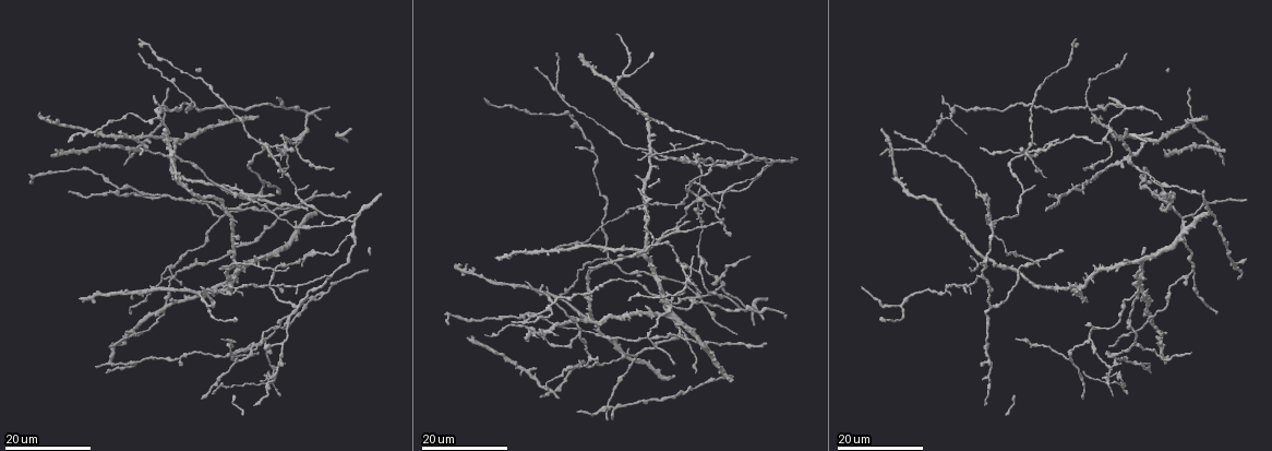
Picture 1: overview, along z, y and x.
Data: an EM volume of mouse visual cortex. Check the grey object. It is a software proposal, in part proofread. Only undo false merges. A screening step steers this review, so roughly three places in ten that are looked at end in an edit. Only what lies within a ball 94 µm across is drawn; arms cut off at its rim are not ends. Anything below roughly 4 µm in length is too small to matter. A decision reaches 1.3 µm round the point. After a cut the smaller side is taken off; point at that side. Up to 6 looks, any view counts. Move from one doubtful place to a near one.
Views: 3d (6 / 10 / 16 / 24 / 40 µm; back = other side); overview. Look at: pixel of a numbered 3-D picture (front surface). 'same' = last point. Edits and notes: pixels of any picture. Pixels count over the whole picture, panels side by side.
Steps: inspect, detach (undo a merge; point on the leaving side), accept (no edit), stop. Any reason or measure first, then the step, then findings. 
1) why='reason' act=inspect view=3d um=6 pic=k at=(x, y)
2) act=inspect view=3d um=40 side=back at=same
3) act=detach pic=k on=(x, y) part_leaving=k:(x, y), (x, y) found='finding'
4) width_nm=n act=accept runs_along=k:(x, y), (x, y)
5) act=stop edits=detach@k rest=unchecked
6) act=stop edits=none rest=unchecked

why='side arm on a straight run' act=inspect view=3d um=24 pic=1 at=(265, 339)

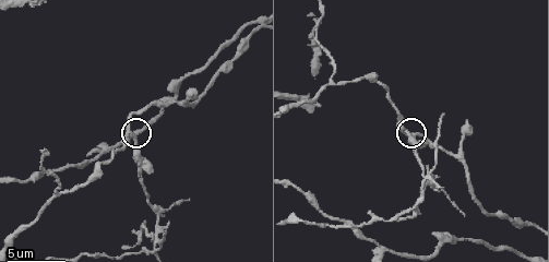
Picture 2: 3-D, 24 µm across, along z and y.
why='closer look' act=inspect view=3d um=10 pic=2 at=(405, 134)

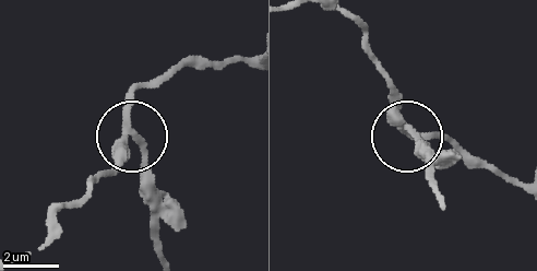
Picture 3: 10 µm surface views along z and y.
side_arm_um=28 act=detach pic=3 on=(143, 161) part_leaving=3:(131, 130), (145, 163), (157, 255) found='two neurons meet here'

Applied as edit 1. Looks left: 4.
why='arms part here' act=inspect view=3d um=16 pic=1 at=(680, 330)

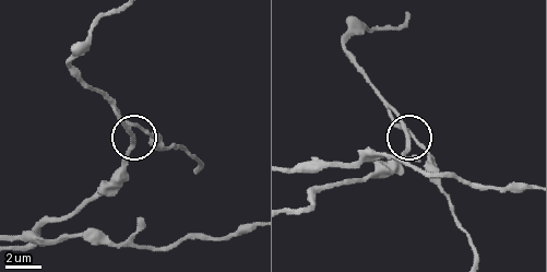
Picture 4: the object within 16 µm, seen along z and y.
act=inspect view=3d um=10 pic=4 at=(415, 141)

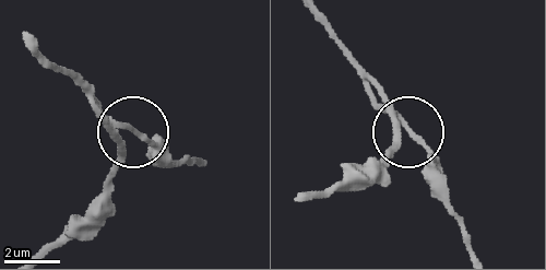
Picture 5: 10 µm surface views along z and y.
why='zoom in' act=inspect view=3d um=6 pic=5 at=(409, 130)

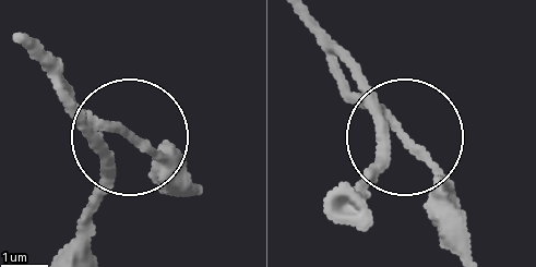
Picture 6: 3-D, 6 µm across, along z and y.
width_nm=180 act=accept runs_along=6:(329, 213), (403, 142), (457, 216) found='all the same neuron'

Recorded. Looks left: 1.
act=stop edits=detach@3 rest=unchecked

